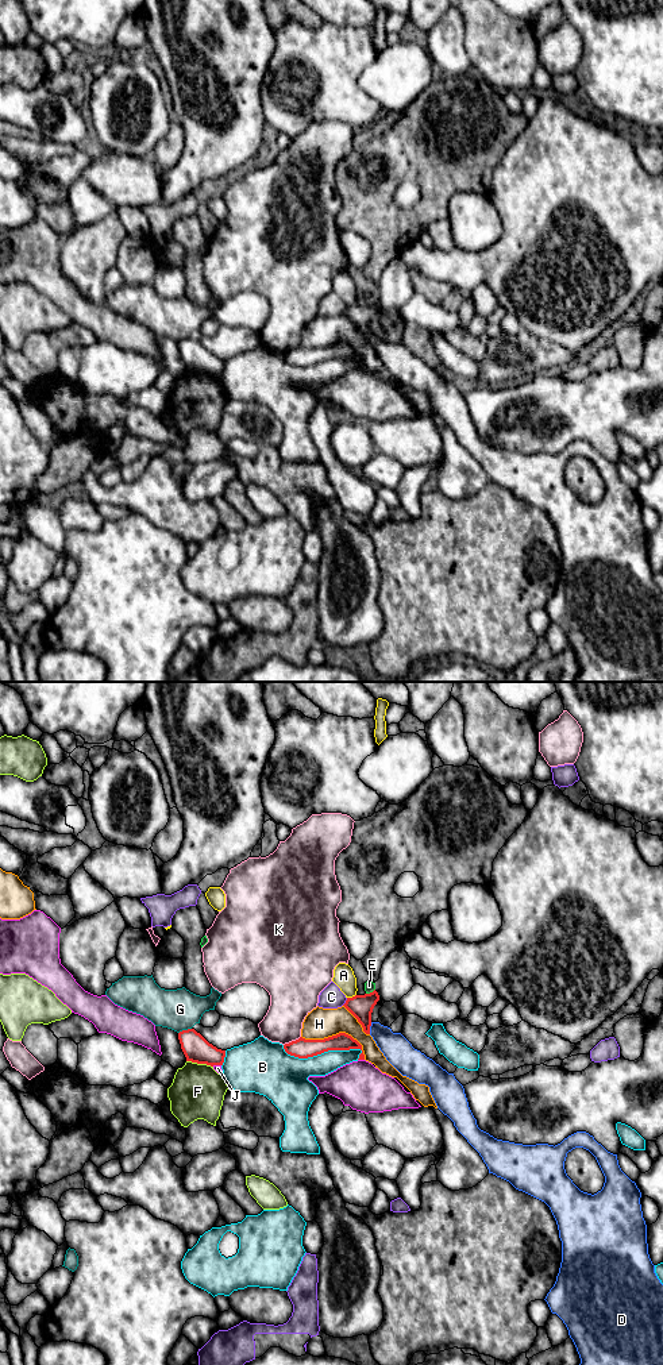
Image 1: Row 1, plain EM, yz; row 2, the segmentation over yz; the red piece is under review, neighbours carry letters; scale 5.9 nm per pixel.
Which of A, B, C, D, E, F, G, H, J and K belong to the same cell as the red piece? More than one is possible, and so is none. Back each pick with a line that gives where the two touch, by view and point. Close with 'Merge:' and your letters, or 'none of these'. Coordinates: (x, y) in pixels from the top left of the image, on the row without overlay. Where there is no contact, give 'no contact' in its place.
Merge: none of these

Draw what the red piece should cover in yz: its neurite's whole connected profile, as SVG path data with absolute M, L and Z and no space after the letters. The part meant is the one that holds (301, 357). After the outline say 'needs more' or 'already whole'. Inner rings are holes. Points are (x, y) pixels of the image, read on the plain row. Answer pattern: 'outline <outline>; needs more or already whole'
outline M339 342L336 344L324 348L305 348L300 346L296 350L285 352L284 358L290 365L298 367L308 367L328 359L350 359L350 358L362 359L362 354L351 344L346 342Z; already whole

